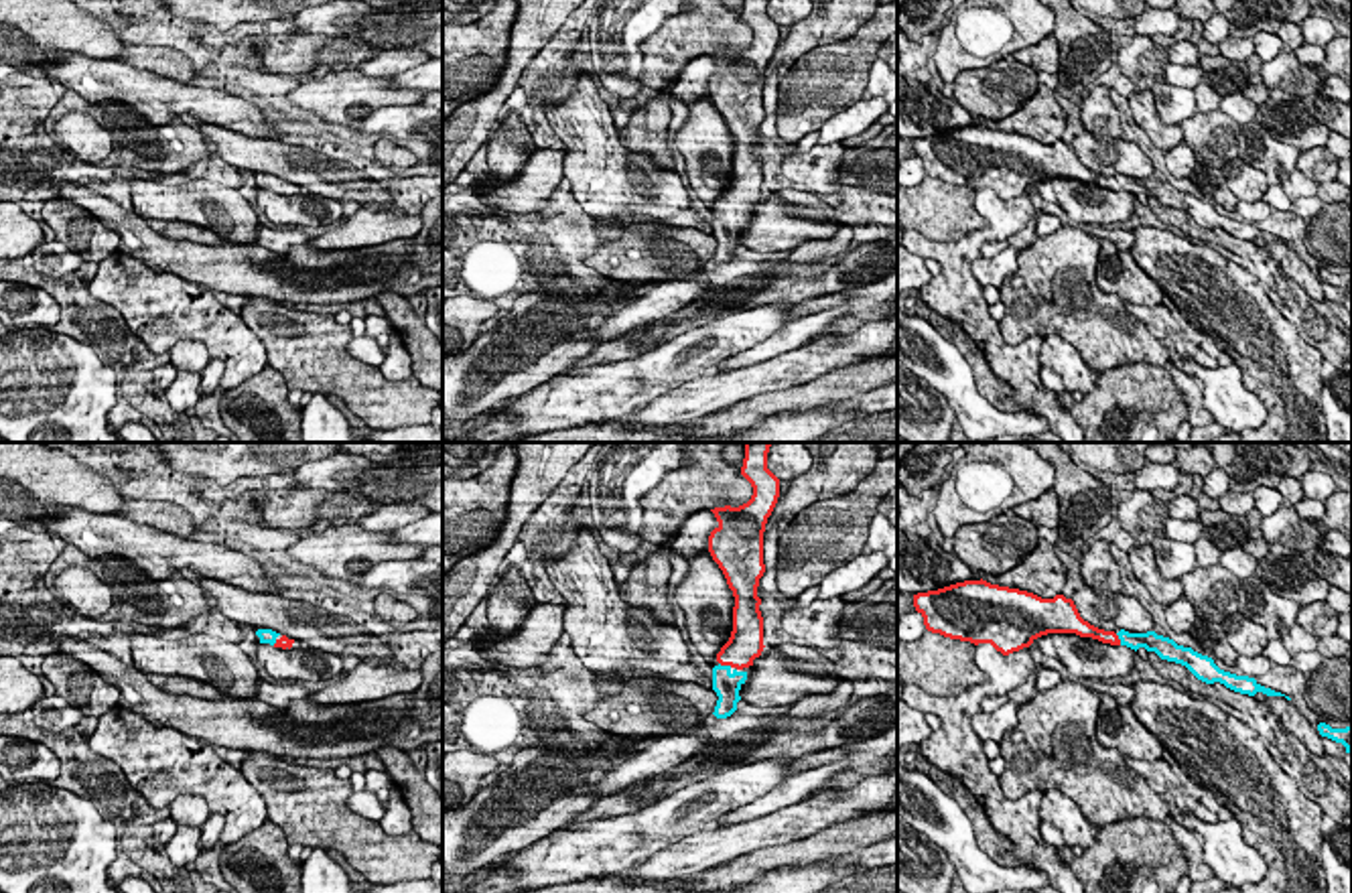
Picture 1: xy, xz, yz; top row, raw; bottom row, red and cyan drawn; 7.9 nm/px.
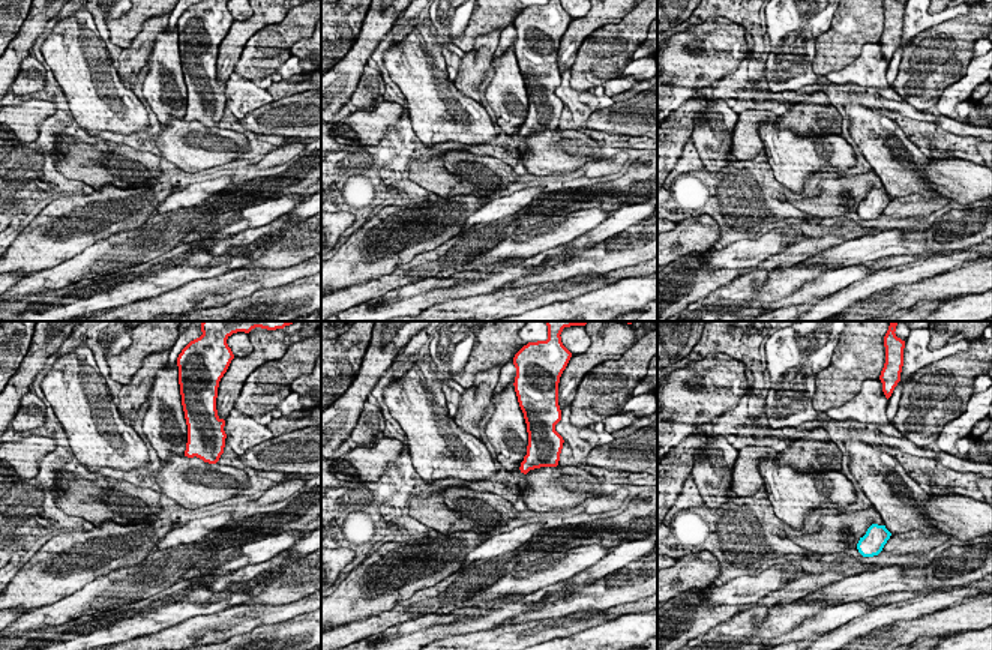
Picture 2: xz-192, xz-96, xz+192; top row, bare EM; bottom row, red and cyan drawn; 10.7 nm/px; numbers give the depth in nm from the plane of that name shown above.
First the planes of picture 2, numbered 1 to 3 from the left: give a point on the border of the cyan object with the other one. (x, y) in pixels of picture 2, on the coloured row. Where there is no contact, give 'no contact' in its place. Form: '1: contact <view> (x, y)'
1: no contact
2: no contact
3: no contact

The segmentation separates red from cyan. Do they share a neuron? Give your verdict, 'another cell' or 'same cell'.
same cell

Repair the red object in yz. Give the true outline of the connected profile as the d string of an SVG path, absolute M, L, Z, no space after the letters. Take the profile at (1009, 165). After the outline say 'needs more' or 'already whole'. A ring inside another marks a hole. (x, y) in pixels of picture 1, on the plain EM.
M981 124L918 138L914 140L914 152L924 162L928 177L974 191L991 189L1003 201L1029 193L1047 179L1076 179L1110 191L1127 191L1135 197L1145 193L1161 205L1186 211L1206 229L1220 227L1248 242L1257 237L1285 242L1261 231L1255 223L1224 217L1212 203L1177 191L1155 177L1129 179L1121 175L1114 179L1098 175L1084 166L1074 146L1064 140L1041 144L1033 138L991 130Z; needs more

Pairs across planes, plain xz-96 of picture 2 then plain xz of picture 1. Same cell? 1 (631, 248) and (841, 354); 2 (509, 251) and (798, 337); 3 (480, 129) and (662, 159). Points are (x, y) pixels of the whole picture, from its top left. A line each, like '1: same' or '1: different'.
1: same
2: different
3: different

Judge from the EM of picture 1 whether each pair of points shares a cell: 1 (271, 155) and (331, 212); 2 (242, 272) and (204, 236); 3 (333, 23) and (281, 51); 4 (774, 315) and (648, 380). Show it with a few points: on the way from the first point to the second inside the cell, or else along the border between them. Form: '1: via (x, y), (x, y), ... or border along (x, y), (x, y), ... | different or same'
1: border along (311, 191), (338, 201) | different
2: border along (167, 236), (201, 244), (224, 242) | different
3: border along (301, 31), (356, 35) | different
4: via (744, 329), (679, 360) | same

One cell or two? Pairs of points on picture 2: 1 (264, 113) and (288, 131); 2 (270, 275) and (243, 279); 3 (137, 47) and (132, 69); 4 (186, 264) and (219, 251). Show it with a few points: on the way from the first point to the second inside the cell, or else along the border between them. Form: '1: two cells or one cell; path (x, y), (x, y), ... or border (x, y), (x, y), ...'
1: one cell; path (270, 119), (282, 125)
2: one cell; path (264, 278), (249, 279)
3: one cell; path (137, 53), (132, 63)
4: one cell; path (194, 260), (212, 257)

